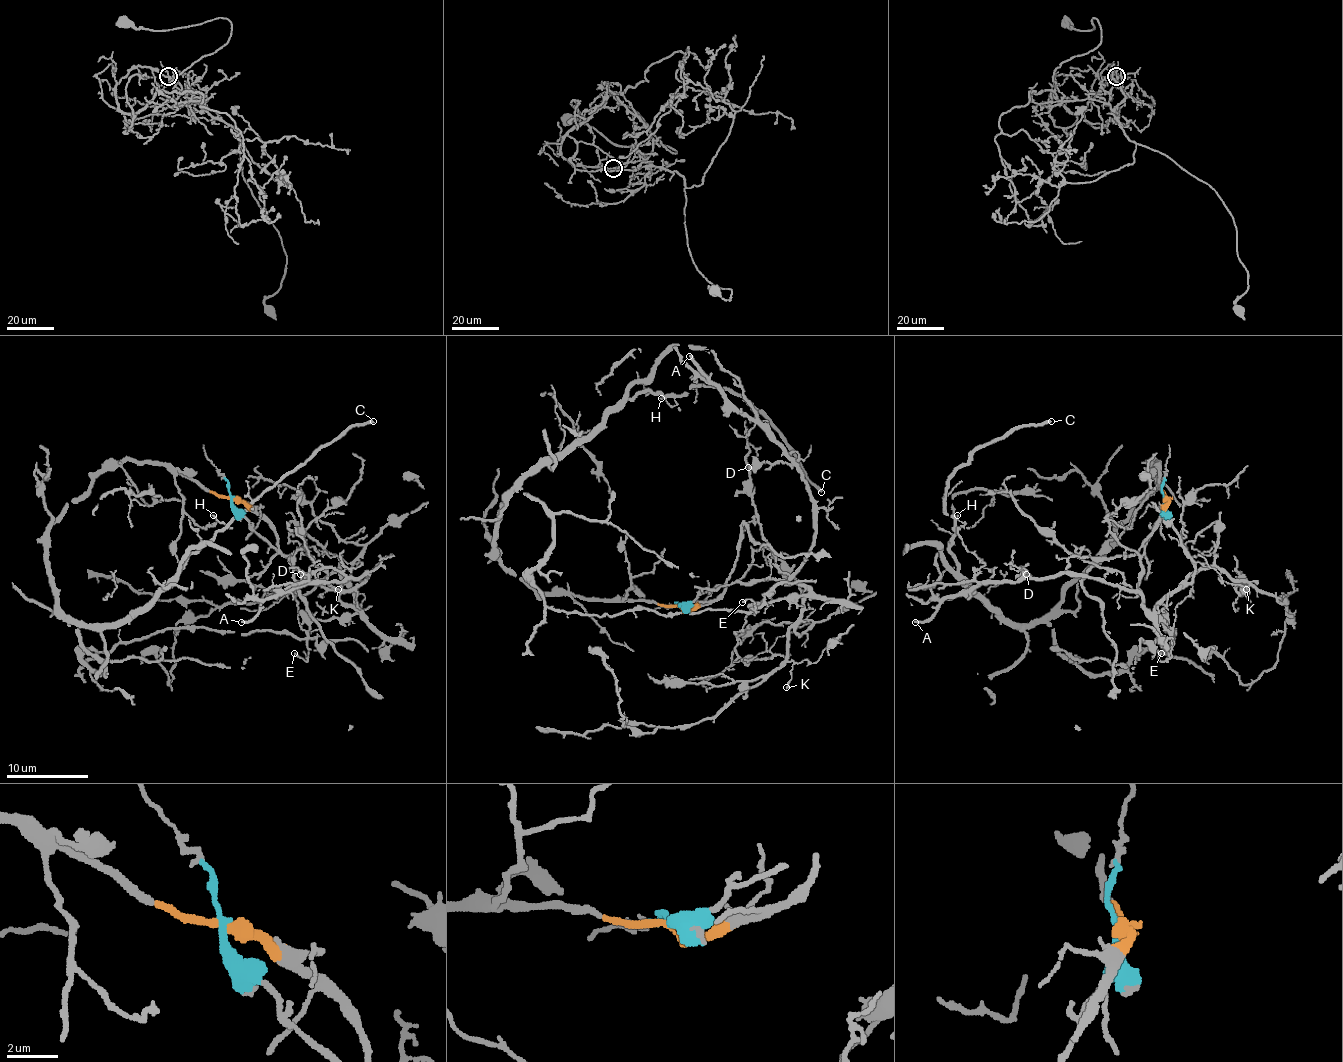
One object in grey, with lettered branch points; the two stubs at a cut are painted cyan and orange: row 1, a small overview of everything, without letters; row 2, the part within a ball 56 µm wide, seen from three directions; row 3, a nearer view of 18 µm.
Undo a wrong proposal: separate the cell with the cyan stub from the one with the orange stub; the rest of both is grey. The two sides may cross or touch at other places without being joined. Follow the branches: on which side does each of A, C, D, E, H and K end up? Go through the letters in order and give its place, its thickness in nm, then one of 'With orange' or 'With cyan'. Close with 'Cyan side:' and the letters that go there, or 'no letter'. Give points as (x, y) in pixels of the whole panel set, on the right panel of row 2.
A: Place: (915, 622). Thickness 240 nm. With cyan
C: Place: (1051, 421). Thickness 280 nm. With orange
D: Place: (1026, 574). Thickness 440 nm. With cyan
E: Place: (1161, 653). Thickness 130 nm. With cyan
H: Place: (957, 515). Thickness 130 nm. With orange
K: Place: (1246, 589). Thickness 130 nm. With cyan
Cyan side: A, D, E, K

